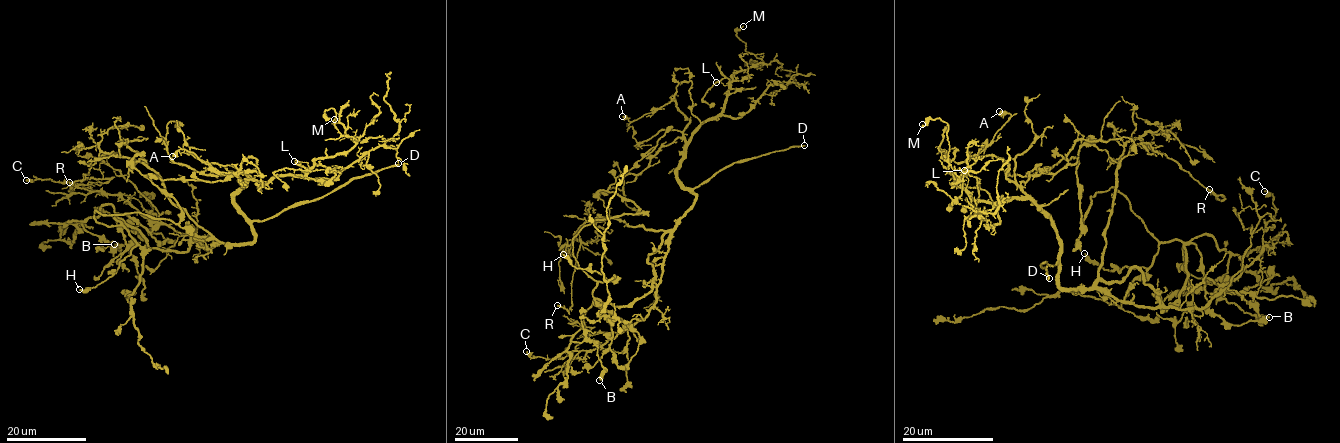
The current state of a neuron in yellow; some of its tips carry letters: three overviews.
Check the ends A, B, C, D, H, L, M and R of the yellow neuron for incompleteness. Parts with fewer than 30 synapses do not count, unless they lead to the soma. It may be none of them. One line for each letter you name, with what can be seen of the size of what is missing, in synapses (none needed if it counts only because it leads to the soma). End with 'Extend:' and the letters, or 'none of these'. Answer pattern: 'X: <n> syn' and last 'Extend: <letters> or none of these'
Extend: D

